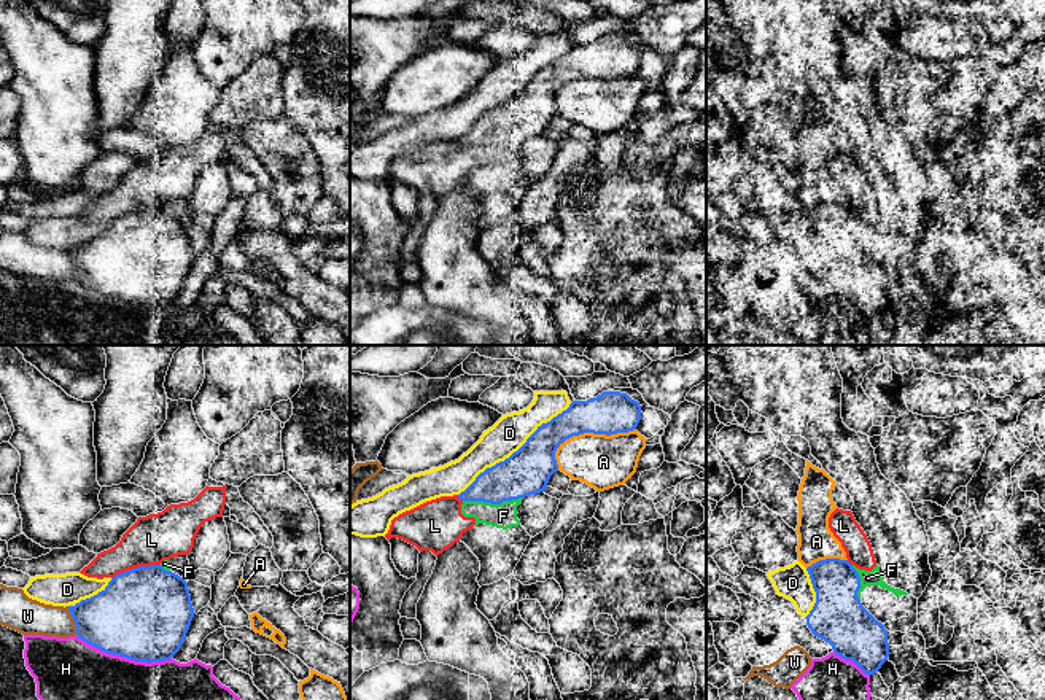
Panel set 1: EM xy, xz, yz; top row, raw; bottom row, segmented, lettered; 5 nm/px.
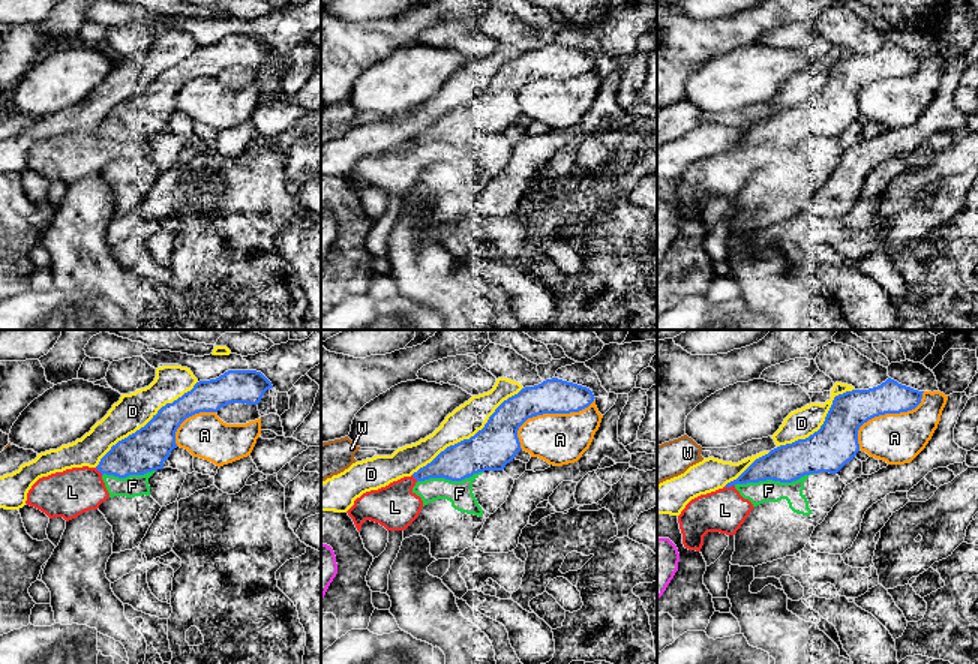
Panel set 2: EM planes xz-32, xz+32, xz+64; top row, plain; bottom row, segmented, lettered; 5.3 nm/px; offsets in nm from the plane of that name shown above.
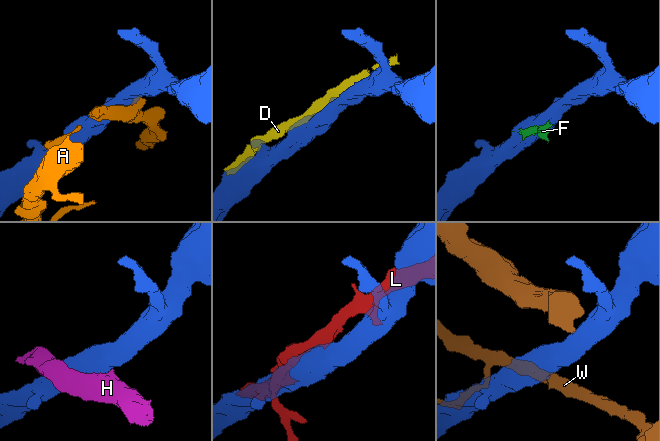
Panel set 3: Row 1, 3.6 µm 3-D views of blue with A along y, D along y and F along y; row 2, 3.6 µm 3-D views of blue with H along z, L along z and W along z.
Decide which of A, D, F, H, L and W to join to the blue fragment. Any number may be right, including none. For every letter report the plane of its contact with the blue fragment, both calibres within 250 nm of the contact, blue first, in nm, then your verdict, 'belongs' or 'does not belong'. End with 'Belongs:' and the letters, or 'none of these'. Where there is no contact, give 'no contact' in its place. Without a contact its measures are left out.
A: xz | 220/280 nm | does not belong
D: xz | 240/180 nm | does not belong
F: xz | 240/130 nm | belongs
H: xy | 480/480 nm | does not belong
L: xy | 480/240 nm | does not belong
W: xy | 360/180 nm | does not belong
Belongs: F

